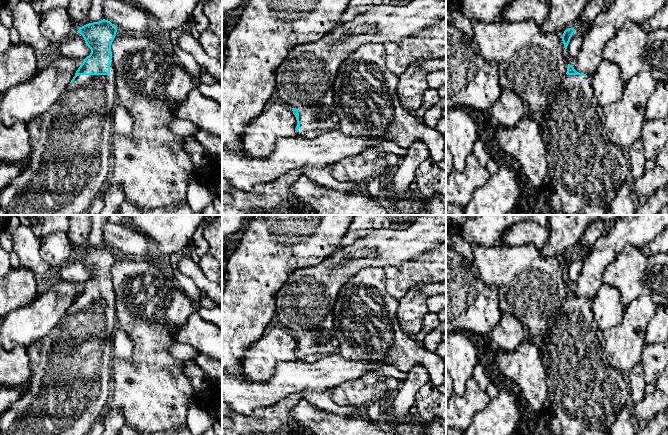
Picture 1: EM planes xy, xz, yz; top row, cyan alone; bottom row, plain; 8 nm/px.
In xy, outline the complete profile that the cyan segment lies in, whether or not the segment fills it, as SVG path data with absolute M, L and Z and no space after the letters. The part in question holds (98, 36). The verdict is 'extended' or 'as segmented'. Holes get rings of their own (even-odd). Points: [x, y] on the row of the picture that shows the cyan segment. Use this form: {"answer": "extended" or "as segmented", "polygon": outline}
{"answer": "extended", "polygon": "M108 20L79 27L91 49L59 100L28 125L32 151L21 174L0 190L0 215L85 215L92 202L101 197L112 167L113 112L118 104L111 44L117 28Z"}

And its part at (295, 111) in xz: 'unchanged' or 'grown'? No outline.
grown

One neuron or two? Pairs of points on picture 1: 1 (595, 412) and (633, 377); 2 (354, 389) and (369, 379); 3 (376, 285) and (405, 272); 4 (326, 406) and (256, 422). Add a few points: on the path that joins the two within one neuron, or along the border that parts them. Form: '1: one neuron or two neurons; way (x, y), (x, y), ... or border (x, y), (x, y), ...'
1: two neurons; border (625, 375), (628, 381), (632, 404)
2: two neurons; border (359, 379), (367, 384), (373, 384), (378, 381)
3: two neurons; border (382, 268), (385, 274), (386, 289), (398, 299)
4: one neuron; way (309, 396), (301, 395), (295, 398), (273, 419)

